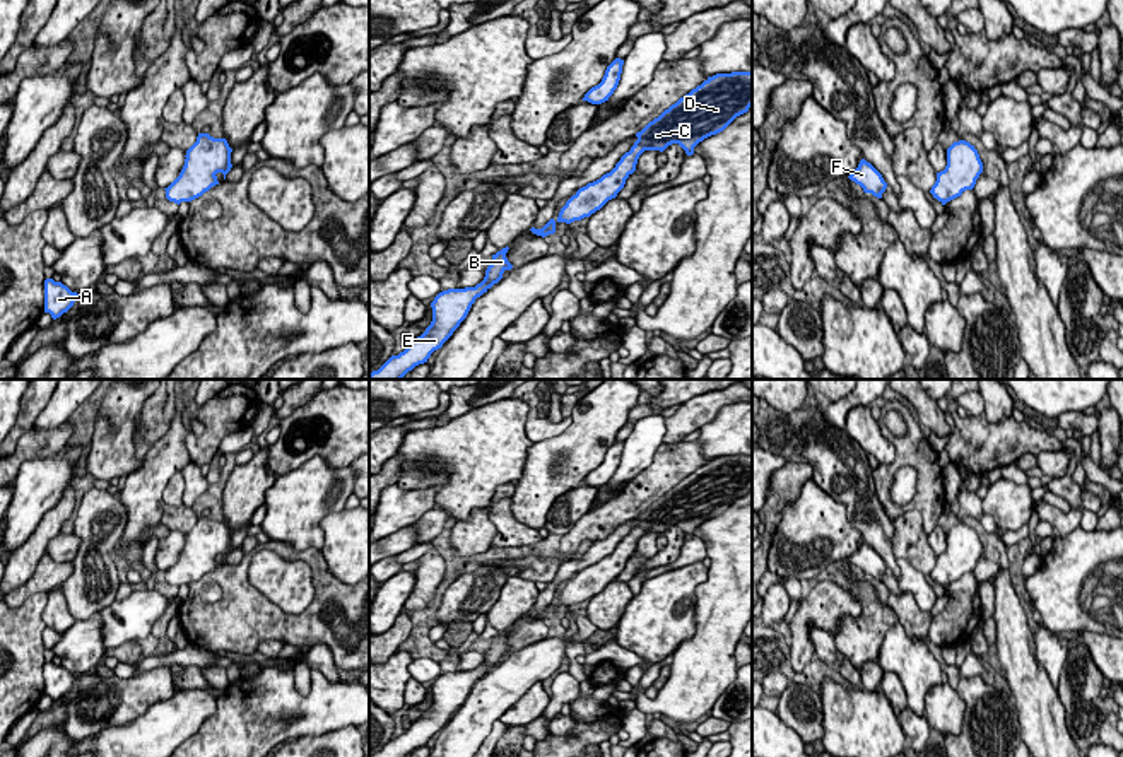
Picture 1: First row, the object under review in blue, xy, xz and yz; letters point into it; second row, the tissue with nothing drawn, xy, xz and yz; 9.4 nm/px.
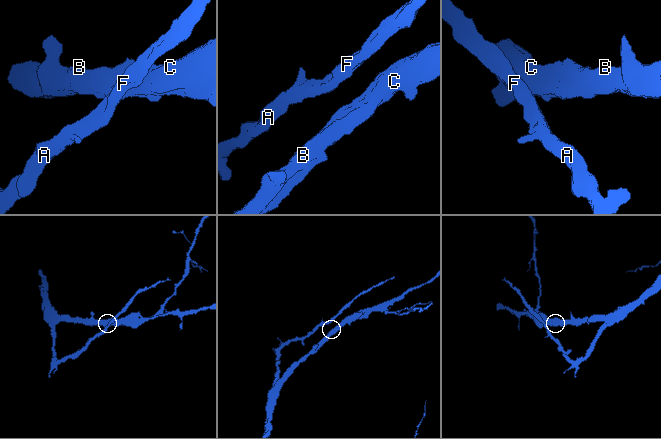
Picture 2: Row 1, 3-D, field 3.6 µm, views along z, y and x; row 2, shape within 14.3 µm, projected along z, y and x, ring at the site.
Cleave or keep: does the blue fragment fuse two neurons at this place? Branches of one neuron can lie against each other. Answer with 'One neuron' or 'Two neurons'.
One neuron

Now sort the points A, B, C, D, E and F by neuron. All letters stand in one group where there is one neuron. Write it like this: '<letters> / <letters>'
A B C D E F

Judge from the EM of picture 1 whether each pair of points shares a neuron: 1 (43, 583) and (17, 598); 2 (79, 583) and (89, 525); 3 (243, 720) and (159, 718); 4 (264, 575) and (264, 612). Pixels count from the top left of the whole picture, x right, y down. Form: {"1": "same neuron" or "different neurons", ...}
{"1": "same neuron", "2": "same neuron", "3": "different neurons", "4": "different neurons"}

